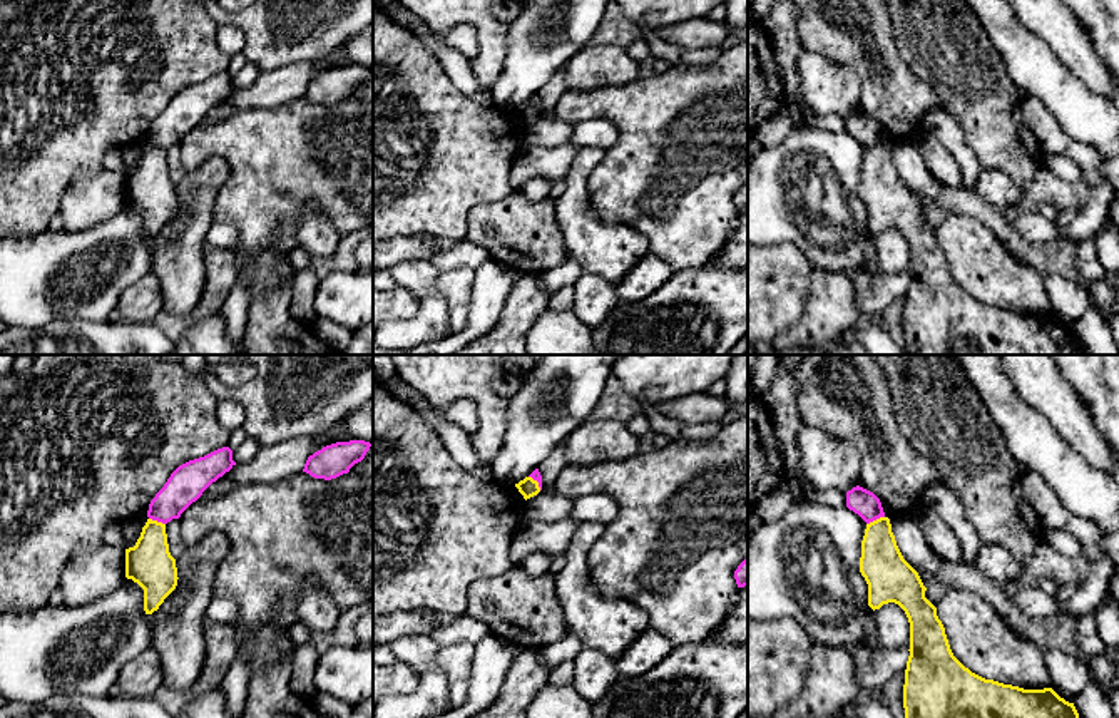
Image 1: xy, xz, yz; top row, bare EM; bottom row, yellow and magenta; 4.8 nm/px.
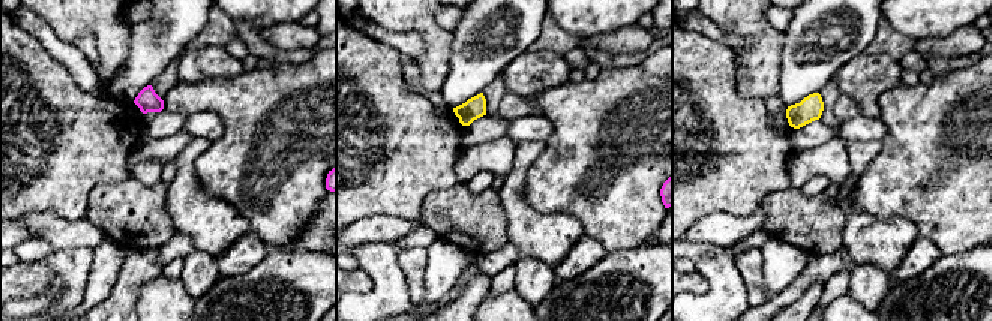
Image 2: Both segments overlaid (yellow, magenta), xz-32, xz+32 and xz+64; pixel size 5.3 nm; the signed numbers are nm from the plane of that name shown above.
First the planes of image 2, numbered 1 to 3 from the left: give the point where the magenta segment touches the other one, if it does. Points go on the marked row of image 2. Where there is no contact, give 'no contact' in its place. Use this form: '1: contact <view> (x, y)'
1: no contact
2: no contact
3: no contact

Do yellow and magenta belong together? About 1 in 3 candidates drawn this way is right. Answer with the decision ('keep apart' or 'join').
keep apart

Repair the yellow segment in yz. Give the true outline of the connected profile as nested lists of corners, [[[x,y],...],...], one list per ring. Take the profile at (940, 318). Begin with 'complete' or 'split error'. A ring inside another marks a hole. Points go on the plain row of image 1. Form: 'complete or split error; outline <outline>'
complete; outline [[[888,142],[866,149],[860,197],[868,209],[868,231],[898,229],[910,248],[910,281],[905,295],[903,333],[907,355],[1086,355],[1074,328],[1052,313],[1024,315],[985,305],[952,278],[937,233],[925,223],[918,197],[903,184]]]

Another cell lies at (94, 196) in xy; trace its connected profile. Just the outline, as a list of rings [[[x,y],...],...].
[[[105,167],[80,171],[65,189],[59,213],[64,229],[84,231],[112,219],[125,204],[125,172]]]

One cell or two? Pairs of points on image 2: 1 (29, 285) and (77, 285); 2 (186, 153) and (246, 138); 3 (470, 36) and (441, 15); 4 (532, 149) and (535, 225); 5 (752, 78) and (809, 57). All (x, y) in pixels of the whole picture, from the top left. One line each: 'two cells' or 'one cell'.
1: one cell
2: two cells
3: two cells
4: one cell
5: two cells

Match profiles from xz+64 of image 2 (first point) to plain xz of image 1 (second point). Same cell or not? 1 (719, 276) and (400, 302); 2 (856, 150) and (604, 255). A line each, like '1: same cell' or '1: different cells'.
1: different cells
2: same cell

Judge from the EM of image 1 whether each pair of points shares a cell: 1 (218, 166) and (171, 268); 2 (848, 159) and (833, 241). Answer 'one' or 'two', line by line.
1: one
2: one

